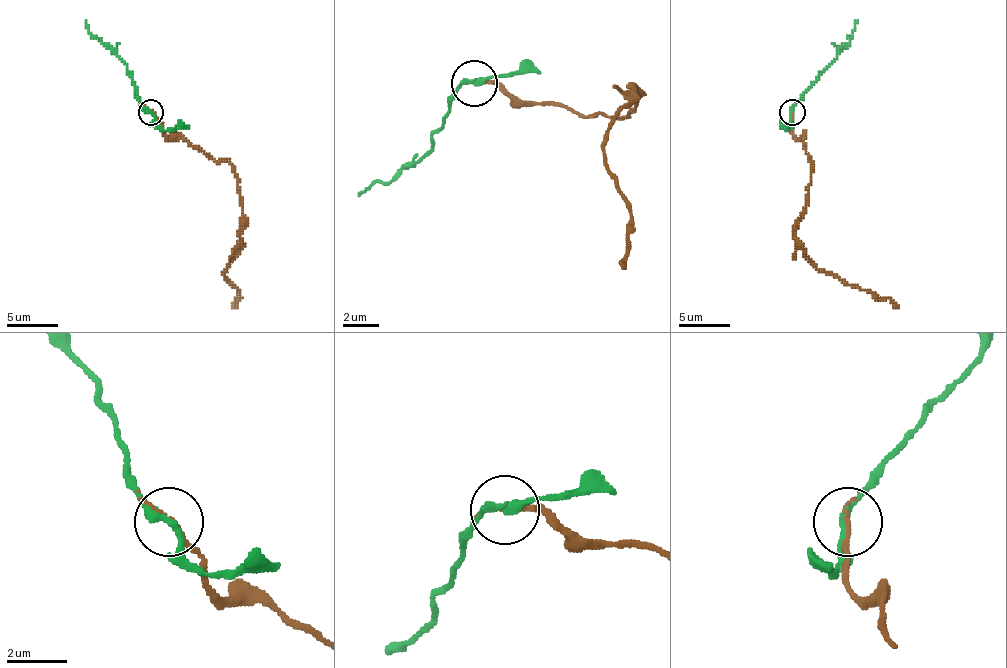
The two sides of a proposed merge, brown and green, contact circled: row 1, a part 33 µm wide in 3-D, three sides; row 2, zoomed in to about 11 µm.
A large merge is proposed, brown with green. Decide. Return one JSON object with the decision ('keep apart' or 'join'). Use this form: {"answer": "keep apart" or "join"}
{"answer": "keep apart"}

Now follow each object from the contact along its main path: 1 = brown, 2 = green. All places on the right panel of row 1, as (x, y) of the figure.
1: (793, 112), (793, 133), (803, 138), (811, 159), (806, 213), (795, 244), (826, 272), (888, 298), (898, 308)
2: (793, 110), (801, 94), (829, 66), (852, 35), (857, 20)

